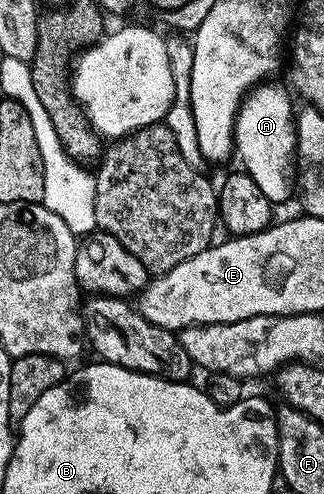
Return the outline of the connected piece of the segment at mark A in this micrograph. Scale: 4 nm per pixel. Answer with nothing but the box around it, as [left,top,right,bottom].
[234,83,298,207]

